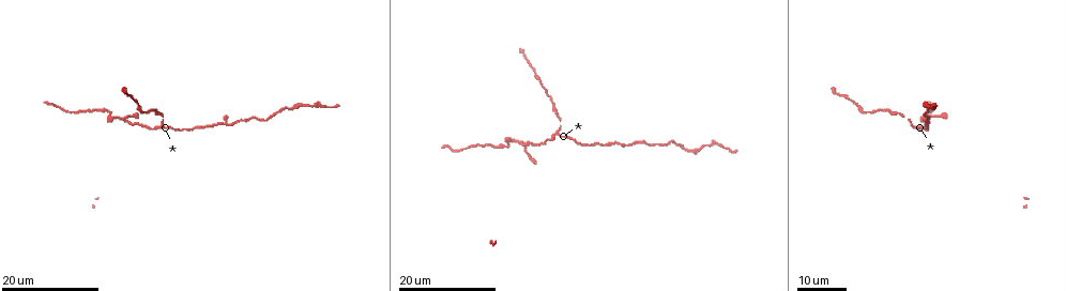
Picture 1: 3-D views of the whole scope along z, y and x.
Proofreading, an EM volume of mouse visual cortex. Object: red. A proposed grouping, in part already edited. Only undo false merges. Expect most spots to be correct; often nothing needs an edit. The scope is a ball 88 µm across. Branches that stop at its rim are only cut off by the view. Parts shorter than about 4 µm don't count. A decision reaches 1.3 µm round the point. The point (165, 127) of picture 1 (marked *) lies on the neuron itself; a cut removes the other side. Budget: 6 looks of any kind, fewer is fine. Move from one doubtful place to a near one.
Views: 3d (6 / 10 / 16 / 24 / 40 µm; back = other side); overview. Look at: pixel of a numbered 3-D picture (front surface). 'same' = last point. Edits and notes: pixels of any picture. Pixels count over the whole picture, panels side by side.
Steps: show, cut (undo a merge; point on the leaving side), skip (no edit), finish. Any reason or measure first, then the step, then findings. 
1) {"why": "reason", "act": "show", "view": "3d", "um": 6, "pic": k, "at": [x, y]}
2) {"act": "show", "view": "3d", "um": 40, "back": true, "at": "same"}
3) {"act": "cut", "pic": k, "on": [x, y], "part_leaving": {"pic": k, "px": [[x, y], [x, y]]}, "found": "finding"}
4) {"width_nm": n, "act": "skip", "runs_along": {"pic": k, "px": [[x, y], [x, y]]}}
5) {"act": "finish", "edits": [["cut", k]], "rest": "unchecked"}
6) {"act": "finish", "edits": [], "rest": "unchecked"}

{"why": "branch point", "act": "show", "view": "3d", "um": 16, "pic": 1, "at": [124, 119]}

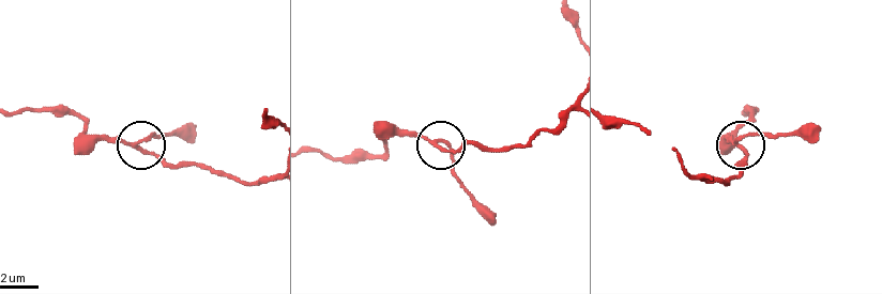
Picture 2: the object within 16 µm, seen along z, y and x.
{"why": "zoom in", "act": "show", "view": "3d", "um": 6, "pic": 2, "at": [444, 144]}

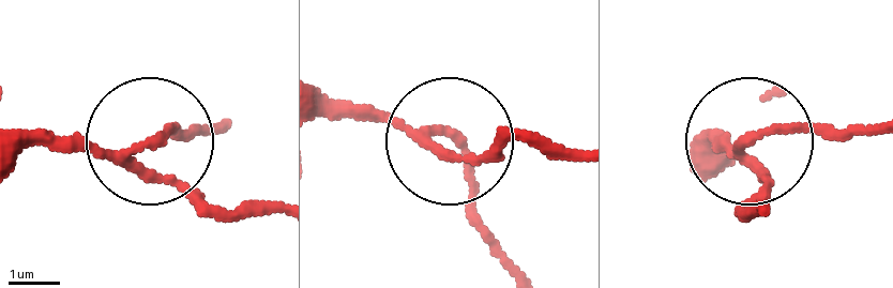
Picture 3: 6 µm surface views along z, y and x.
{"act": "skip", "runs_along": {"pic": 3, "px": [[572, 149], [508, 136], [456, 149], [320, 110]]}, "found": "all the same neuron"}

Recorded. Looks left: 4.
{"why": "three-way junction", "act": "show", "view": "3d", "um": 24, "pic": 1, "at": [558, 132]}

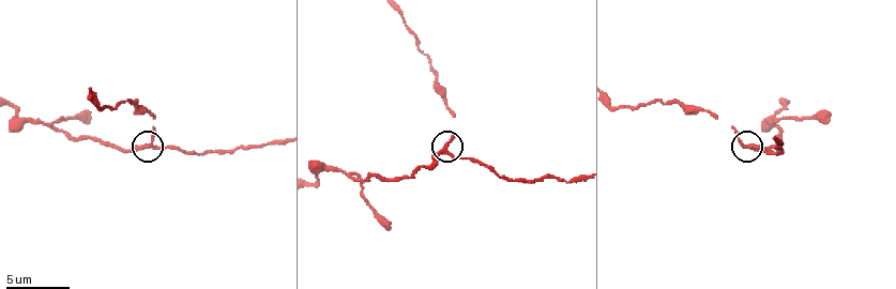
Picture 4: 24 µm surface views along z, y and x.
{"why": "closer look", "act": "show", "view": "3d", "um": 6, "pic": 4, "at": [447, 148]}

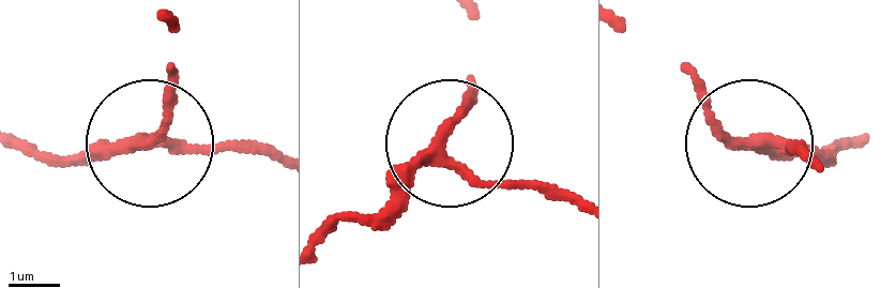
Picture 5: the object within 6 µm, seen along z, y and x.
{"act": "skip", "found": "all the same neuron"}

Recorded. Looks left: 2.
{"why": "thick turns thin", "act": "show", "view": "3d", "um": 16, "pic": 1, "at": [688, 152]}

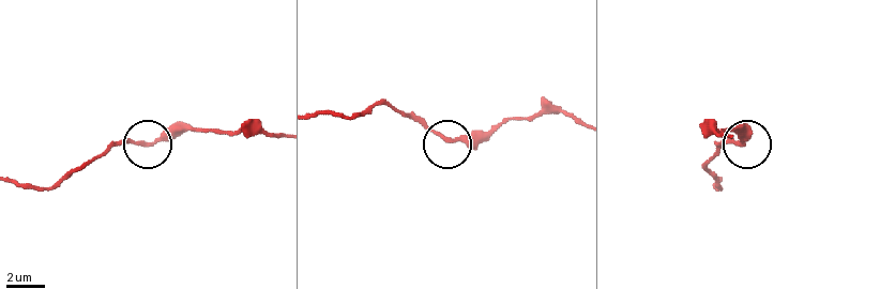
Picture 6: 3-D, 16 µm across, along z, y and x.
{"act": "show", "view": "3d", "um": 6, "pic": 6, "at": [151, 144]}

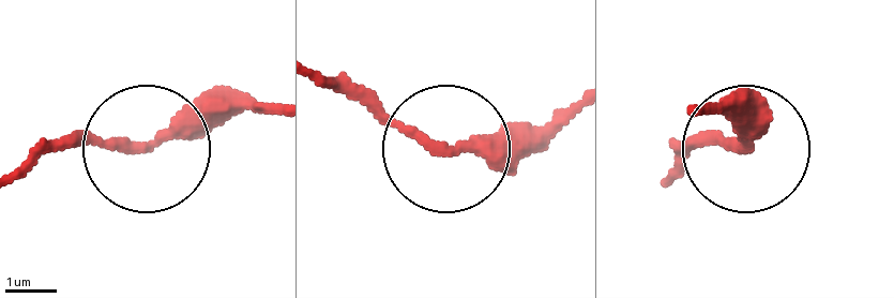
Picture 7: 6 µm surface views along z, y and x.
{"act": "skip", "found": "one neuron here"}

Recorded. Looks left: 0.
{"act": "finish", "edits": [], "rest": "unchecked"}

